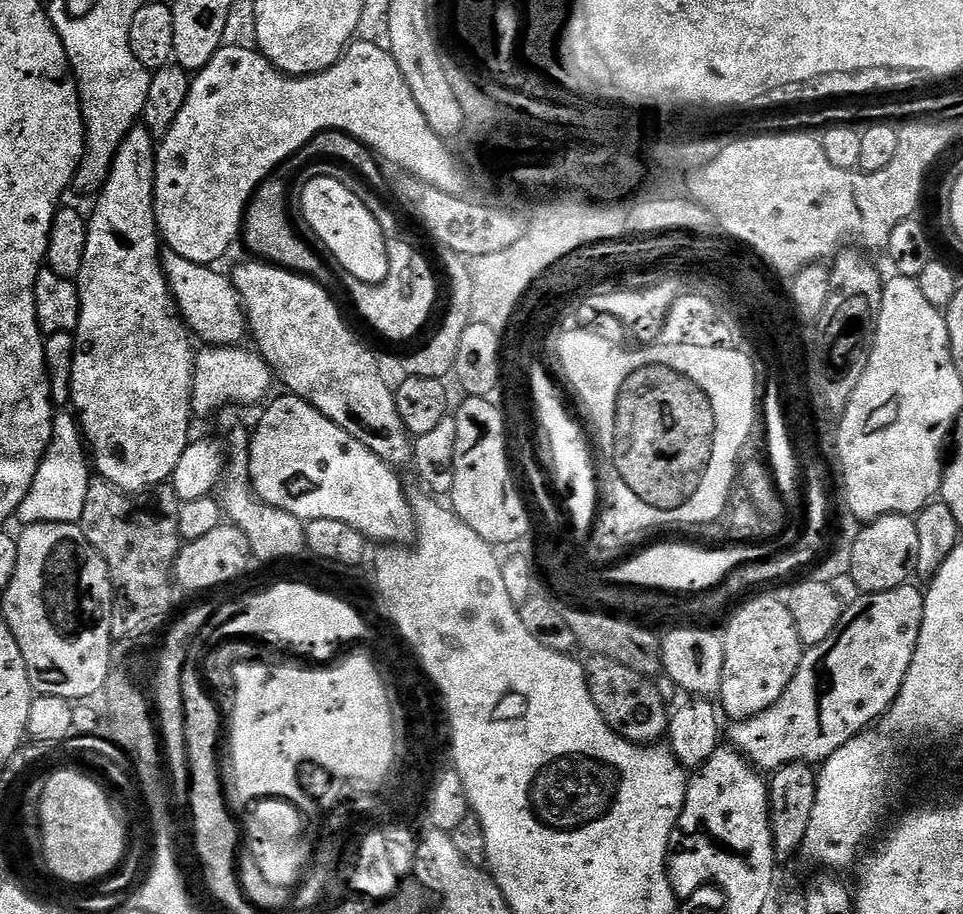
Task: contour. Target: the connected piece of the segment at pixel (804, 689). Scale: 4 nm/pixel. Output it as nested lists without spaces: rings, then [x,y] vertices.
[[[909,582],[898,586],[894,590],[861,594],[856,602],[847,605],[844,613],[838,618],[838,626],[834,626],[834,630],[830,630],[830,638],[826,638],[826,642],[818,642],[811,645],[805,651],[804,657],[800,659],[798,670],[794,674],[790,686],[786,686],[782,698],[778,698],[778,702],[774,702],[774,706],[762,710],[762,714],[752,716],[749,720],[737,720],[731,725],[732,729],[729,732],[727,729],[727,739],[728,736],[732,739],[729,740],[731,747],[735,748],[757,770],[765,770],[764,768],[775,770],[783,766],[783,764],[819,766],[830,758],[830,754],[834,754],[834,750],[846,746],[846,742],[850,742],[854,737],[860,735],[861,732],[871,729],[879,721],[880,717],[887,712],[889,706],[896,701],[898,690],[906,678],[906,670],[910,670],[910,662],[914,658],[914,650],[918,642],[918,634],[922,626],[922,614],[924,613],[924,592],[921,589],[916,589],[914,585],[915,583]]]

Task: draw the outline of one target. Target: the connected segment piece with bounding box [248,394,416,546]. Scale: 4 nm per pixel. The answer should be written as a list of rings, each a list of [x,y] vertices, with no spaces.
[[[283,394],[260,416],[248,446],[248,469],[252,479],[252,491],[256,497],[294,514],[305,522],[330,518],[334,522],[346,522],[354,526],[369,541],[381,540],[384,546],[404,546],[416,539],[416,516],[412,513],[412,503],[400,486],[397,469],[378,458],[358,438],[346,434],[342,426],[330,422],[310,402],[291,394]]]

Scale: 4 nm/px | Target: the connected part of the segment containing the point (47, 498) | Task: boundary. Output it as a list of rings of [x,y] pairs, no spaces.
[[[68,410],[57,411],[52,422],[50,446],[38,466],[38,472],[34,474],[34,482],[26,498],[22,498],[22,506],[18,513],[18,520],[21,520],[19,523],[24,526],[79,524],[82,510],[86,506],[86,490],[92,479],[94,476],[90,471],[90,456],[75,415]]]

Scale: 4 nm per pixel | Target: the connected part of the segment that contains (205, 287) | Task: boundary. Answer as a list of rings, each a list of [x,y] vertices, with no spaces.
[[[168,250],[163,253],[162,263],[164,277],[168,289],[176,299],[179,315],[183,316],[191,335],[204,339],[208,346],[236,346],[246,336],[246,321],[244,306],[240,302],[240,295],[227,275],[215,272],[215,267],[198,262],[190,262],[190,258],[182,258],[182,254]]]

